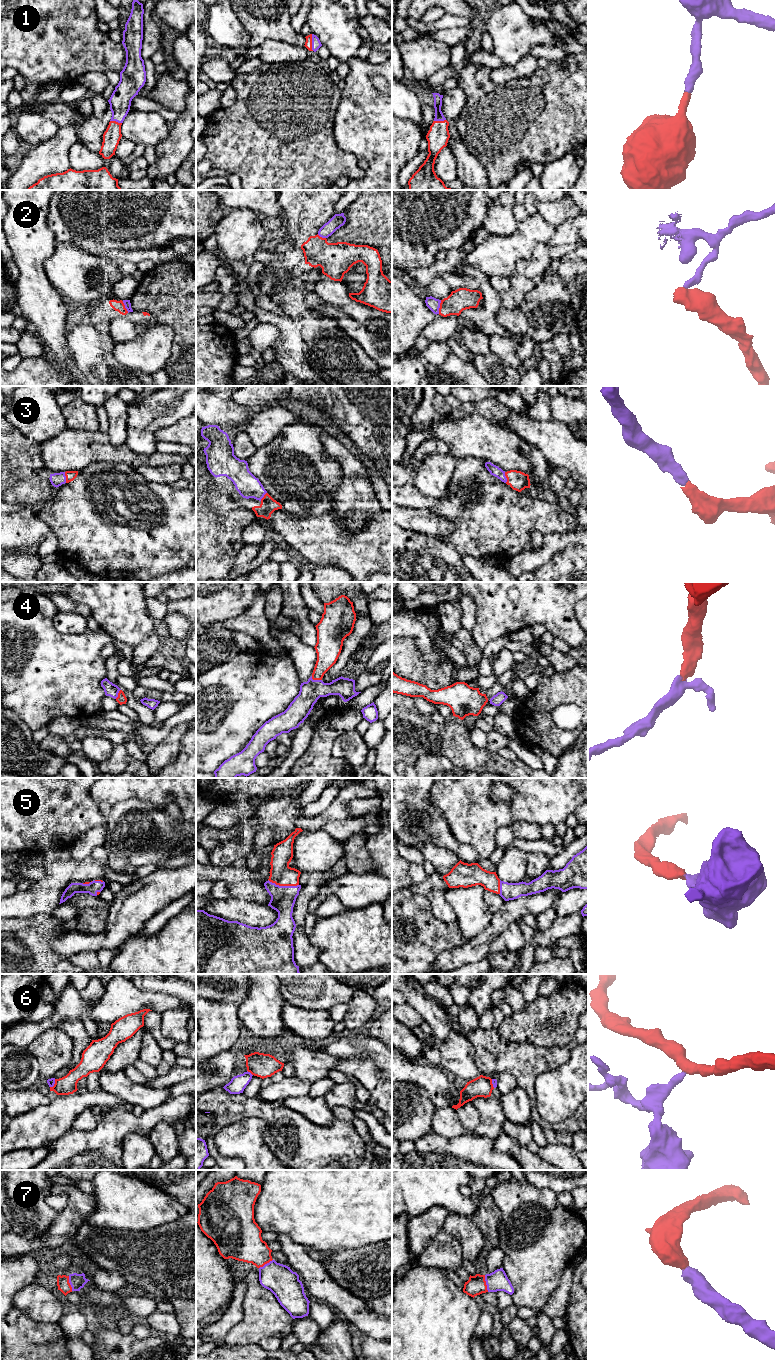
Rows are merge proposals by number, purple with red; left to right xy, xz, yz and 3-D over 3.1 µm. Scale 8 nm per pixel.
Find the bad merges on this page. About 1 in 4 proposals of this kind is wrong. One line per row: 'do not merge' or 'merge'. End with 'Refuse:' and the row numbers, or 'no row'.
1: merge
2: do not merge
3: merge
4: merge
5: merge
6: do not merge
7: merge
Refuse: 2, 6

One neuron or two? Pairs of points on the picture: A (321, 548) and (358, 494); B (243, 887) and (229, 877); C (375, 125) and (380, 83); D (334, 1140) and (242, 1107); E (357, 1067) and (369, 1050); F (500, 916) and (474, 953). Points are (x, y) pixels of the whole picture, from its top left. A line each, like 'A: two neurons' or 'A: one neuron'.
A: two neurons
B: two neurons
C: two neurons
D: one neuron
E: two neurons
F: one neuron

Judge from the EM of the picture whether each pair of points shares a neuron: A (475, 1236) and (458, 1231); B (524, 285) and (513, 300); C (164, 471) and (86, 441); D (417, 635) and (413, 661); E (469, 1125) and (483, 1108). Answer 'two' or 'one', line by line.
A: one
B: one
C: two
D: two
E: two

